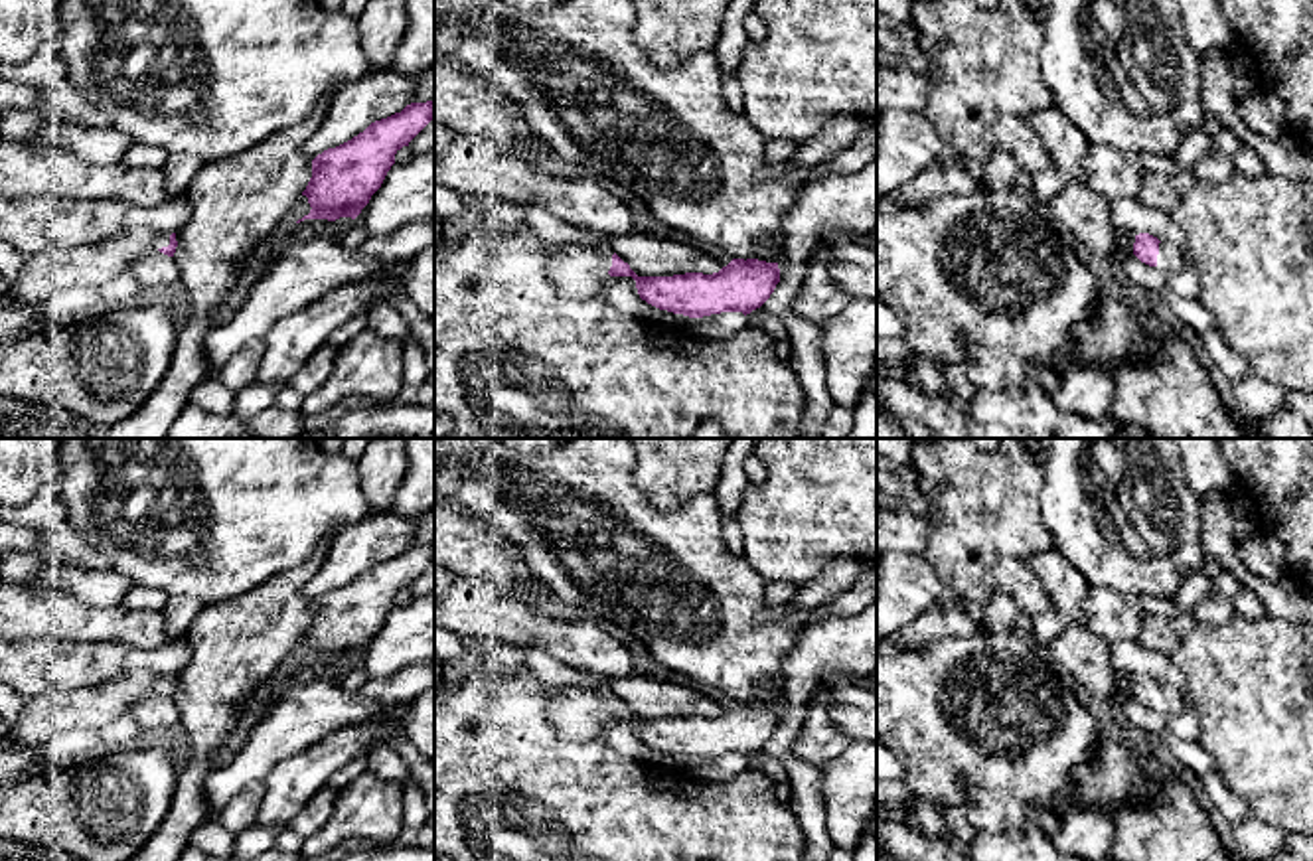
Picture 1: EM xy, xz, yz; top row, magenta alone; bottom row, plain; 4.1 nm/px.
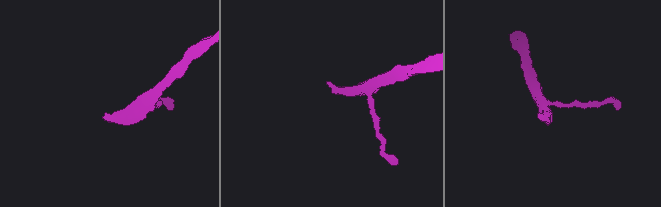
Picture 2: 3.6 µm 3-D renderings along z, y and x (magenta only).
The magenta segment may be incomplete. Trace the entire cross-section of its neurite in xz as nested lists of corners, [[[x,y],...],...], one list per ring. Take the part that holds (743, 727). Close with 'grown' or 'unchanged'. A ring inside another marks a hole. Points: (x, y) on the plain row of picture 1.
[[[551,687],[547,715],[561,735],[588,739],[604,739],[610,719],[632,719],[642,743],[689,760],[721,754],[746,758],[760,750],[780,725],[778,705],[758,701],[733,701],[713,717],[638,719],[610,689],[577,687]]]; grown

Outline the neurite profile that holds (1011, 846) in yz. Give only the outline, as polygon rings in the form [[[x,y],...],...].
[[[977,831],[967,847],[965,861],[1082,861],[1062,855],[1050,837],[1039,831]]]

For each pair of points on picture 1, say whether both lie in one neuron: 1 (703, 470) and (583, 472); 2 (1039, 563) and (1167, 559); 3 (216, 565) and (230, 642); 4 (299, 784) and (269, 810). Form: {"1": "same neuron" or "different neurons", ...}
{"1": "different neurons", "2": "different neurons", "3": "different neurons", "4": "same neuron"}

